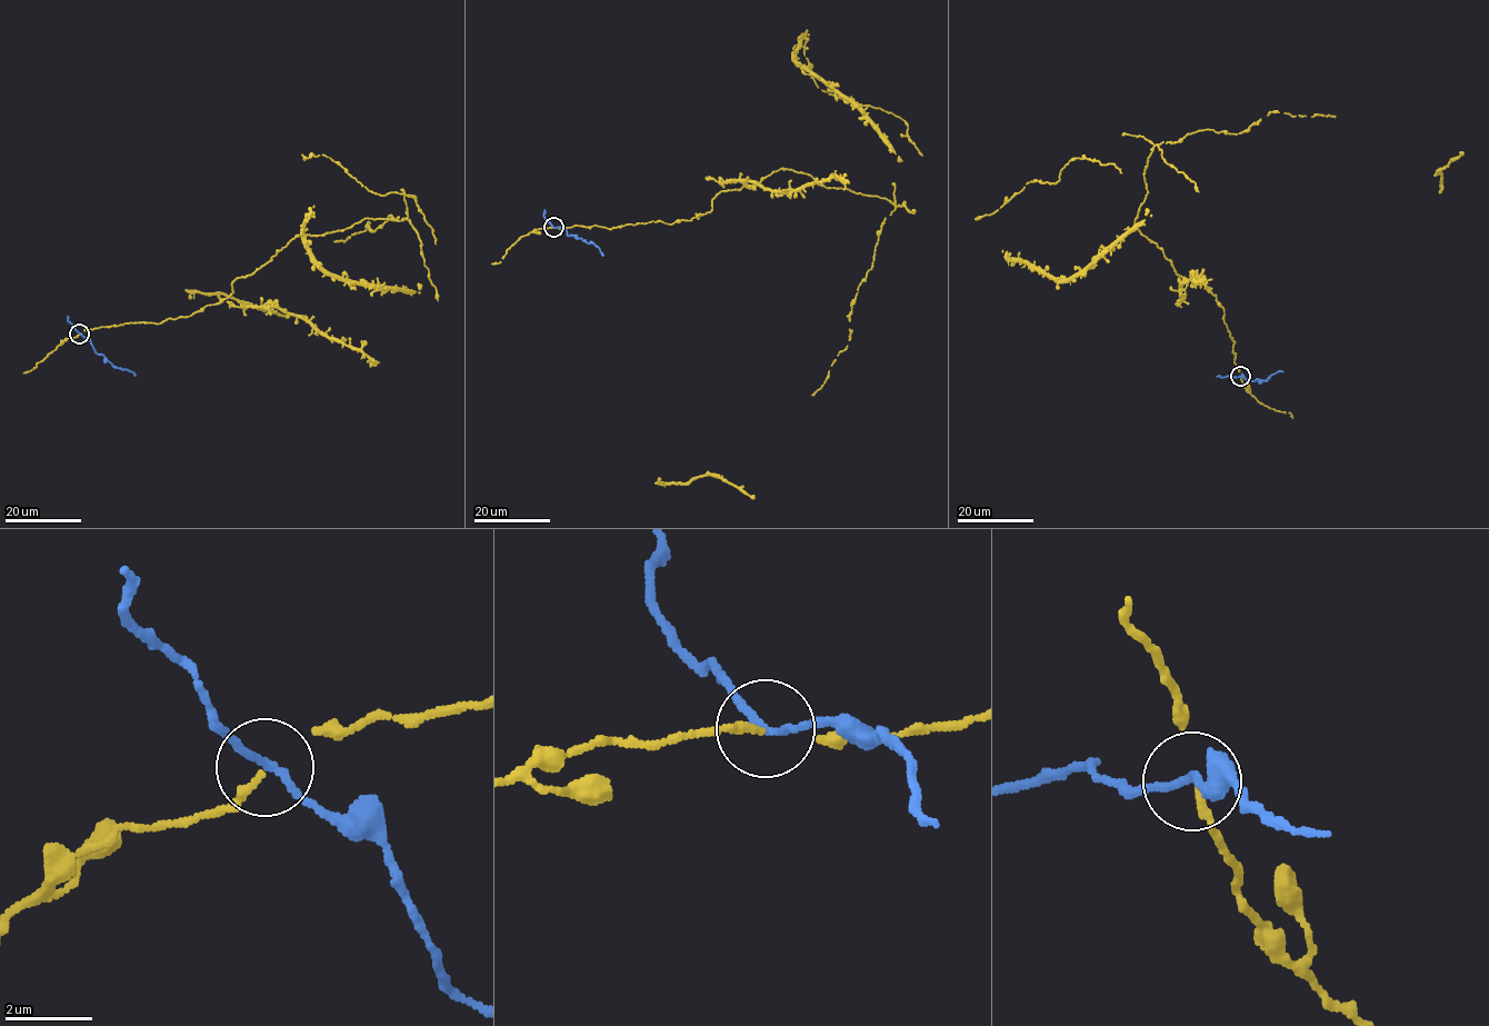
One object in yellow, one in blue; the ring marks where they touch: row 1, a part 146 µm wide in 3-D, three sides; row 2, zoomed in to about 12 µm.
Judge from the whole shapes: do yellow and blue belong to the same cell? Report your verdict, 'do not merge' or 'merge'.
do not merge

